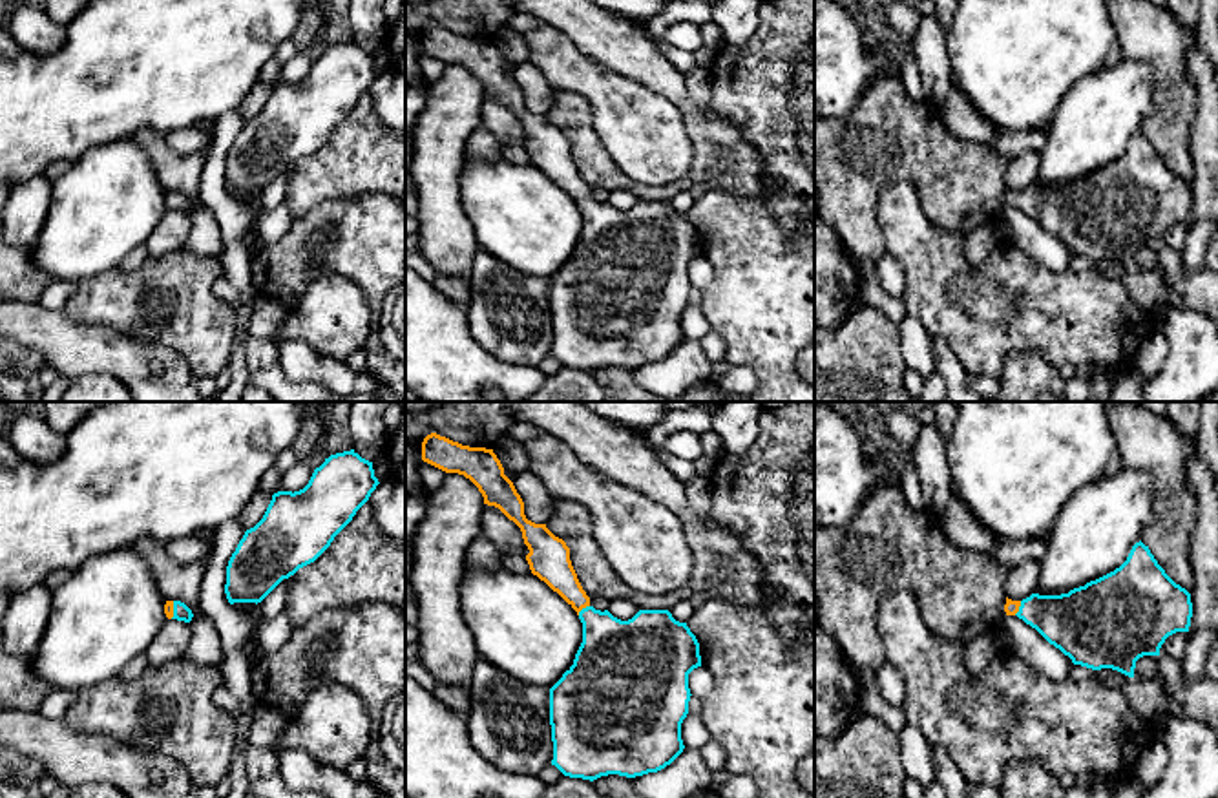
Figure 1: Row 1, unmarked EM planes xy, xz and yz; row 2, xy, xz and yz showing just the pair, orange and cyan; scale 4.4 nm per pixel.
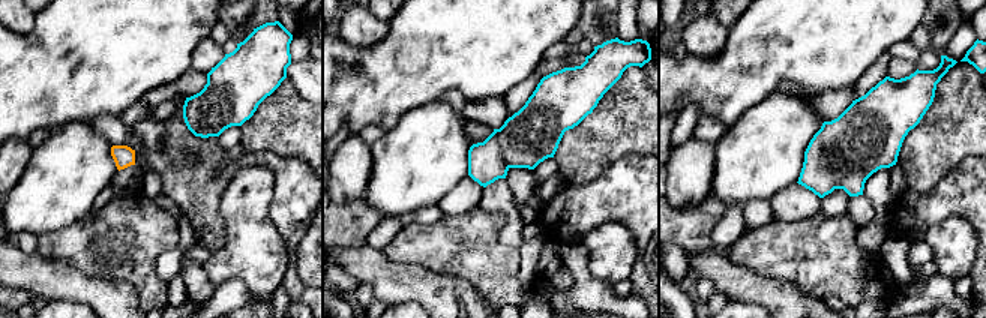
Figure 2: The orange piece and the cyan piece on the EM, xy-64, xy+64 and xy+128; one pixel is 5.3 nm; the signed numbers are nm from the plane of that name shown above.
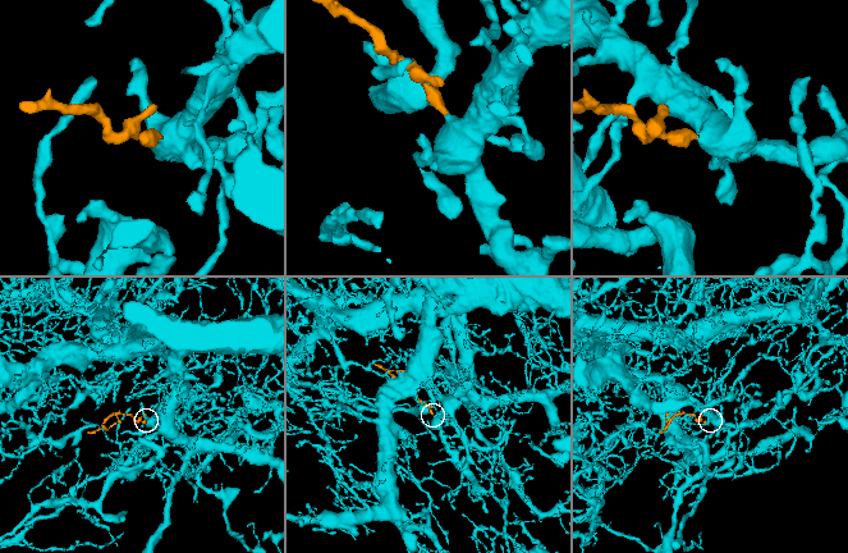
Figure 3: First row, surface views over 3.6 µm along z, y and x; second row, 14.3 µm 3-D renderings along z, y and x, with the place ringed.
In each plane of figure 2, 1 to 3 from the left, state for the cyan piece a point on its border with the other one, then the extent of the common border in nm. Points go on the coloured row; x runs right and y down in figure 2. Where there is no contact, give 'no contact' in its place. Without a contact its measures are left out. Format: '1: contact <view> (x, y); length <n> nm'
1: no contact
2: no contact
3: no contact

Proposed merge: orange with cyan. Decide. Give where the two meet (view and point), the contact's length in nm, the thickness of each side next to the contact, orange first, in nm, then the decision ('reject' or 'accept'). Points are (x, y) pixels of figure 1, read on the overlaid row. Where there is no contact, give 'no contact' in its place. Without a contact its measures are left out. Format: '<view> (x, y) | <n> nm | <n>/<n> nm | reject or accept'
yz (1018, 608) | 70 nm | 60/260 nm | accept

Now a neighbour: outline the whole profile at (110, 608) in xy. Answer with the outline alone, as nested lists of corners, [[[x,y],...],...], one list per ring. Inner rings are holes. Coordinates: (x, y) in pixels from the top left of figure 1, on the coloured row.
[[[135,548],[89,557],[53,590],[53,608],[31,668],[51,690],[88,690],[113,679],[166,623],[166,597]]]

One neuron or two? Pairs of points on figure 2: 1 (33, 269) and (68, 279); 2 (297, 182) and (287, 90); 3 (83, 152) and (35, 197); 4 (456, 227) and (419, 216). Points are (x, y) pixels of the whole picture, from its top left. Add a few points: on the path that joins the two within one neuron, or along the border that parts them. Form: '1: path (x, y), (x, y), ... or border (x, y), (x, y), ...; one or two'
1: path (42, 276), (59, 279); one
2: border (260, 150), (299, 156), (306, 162); two
3: path (71, 164), (47, 188); one
4: border (443, 215), (429, 224), (417, 224), (410, 219); two

